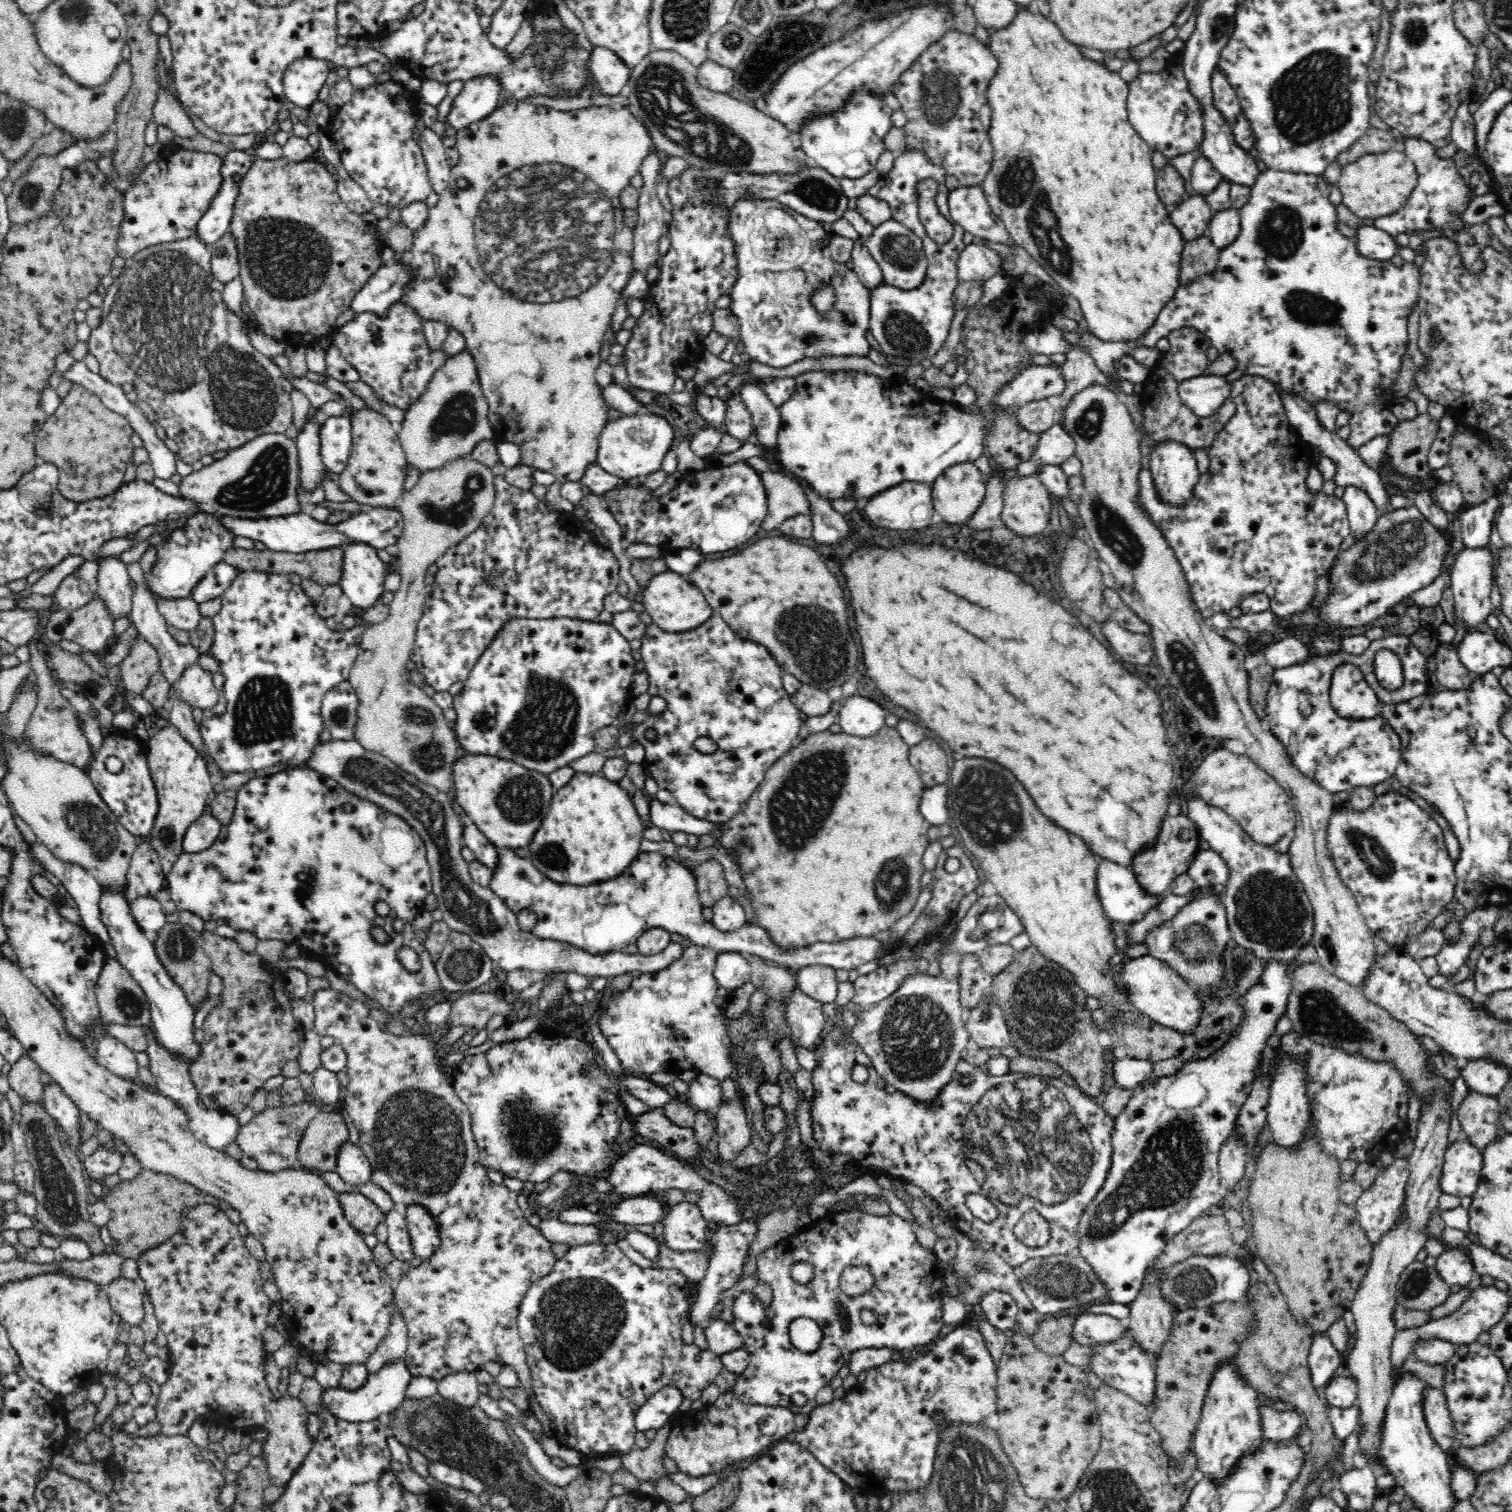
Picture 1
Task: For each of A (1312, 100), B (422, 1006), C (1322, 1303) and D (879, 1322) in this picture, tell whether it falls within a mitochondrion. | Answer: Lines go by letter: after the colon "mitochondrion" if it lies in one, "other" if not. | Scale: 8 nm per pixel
A: mitochondrion
B: other
C: other
D: other

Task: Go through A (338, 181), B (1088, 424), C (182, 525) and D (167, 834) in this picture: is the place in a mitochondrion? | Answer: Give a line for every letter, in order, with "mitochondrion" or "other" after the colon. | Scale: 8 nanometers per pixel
A: other
B: mitochondrion
C: other
D: mitochondrion

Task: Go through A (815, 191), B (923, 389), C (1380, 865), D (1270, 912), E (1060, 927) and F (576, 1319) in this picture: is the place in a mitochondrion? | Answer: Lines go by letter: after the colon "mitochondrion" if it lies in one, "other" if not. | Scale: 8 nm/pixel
A: mitochondrion
B: other
C: mitochondrion
D: mitochondrion
E: other
F: mitochondrion

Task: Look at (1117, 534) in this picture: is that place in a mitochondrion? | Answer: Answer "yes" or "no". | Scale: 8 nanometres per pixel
yes

